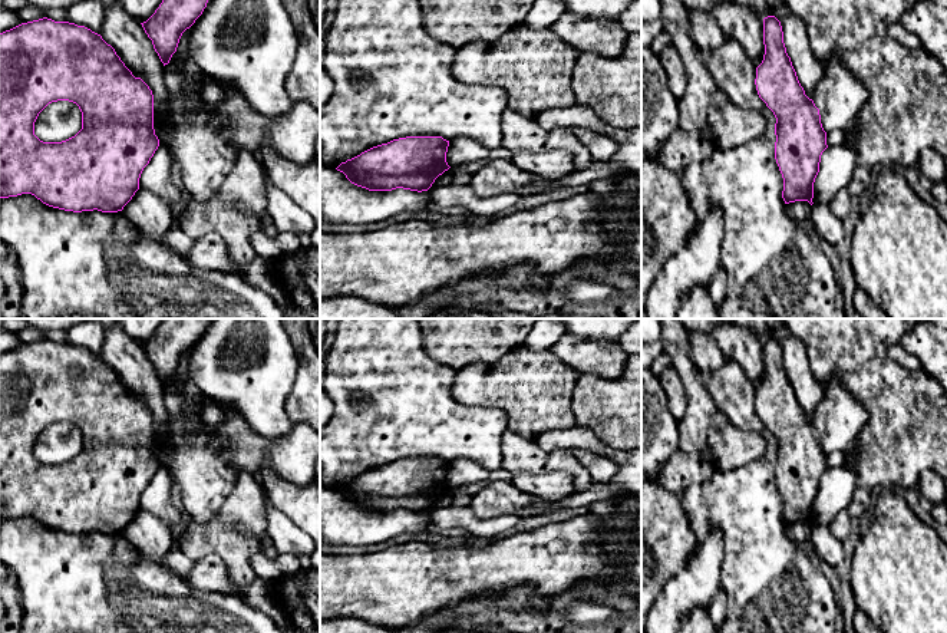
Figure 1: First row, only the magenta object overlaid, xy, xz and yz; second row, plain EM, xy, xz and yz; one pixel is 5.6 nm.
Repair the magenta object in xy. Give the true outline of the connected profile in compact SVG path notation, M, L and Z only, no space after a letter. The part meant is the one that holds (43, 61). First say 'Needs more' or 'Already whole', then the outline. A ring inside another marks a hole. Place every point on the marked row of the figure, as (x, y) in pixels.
Already whole. M43 17L39 20L22 23L10 30L0 33L0 198L32 194L43 204L73 212L102 211L118 212L132 200L139 189L139 178L143 168L149 164L155 151L159 146L159 139L154 129L154 95L149 86L135 78L125 66L115 49L108 44L100 34L85 26L77 26L69 22L55 22ZM69 100L79 106L82 112L82 129L72 138L62 142L43 142L34 135L34 122L39 113L52 102Z

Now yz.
Already whole. M775 16L763 19L763 44L765 55L762 63L756 67L755 85L759 98L776 118L775 159L783 178L782 198L785 204L808 201L812 205L814 182L819 172L821 155L828 148L826 132L821 123L819 109L805 95L798 80L786 53L781 22Z

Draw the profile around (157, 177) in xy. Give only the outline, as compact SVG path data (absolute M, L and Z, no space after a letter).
M158 146L139 178L139 188L161 197L169 207L179 198L179 189L172 181L172 156Z

